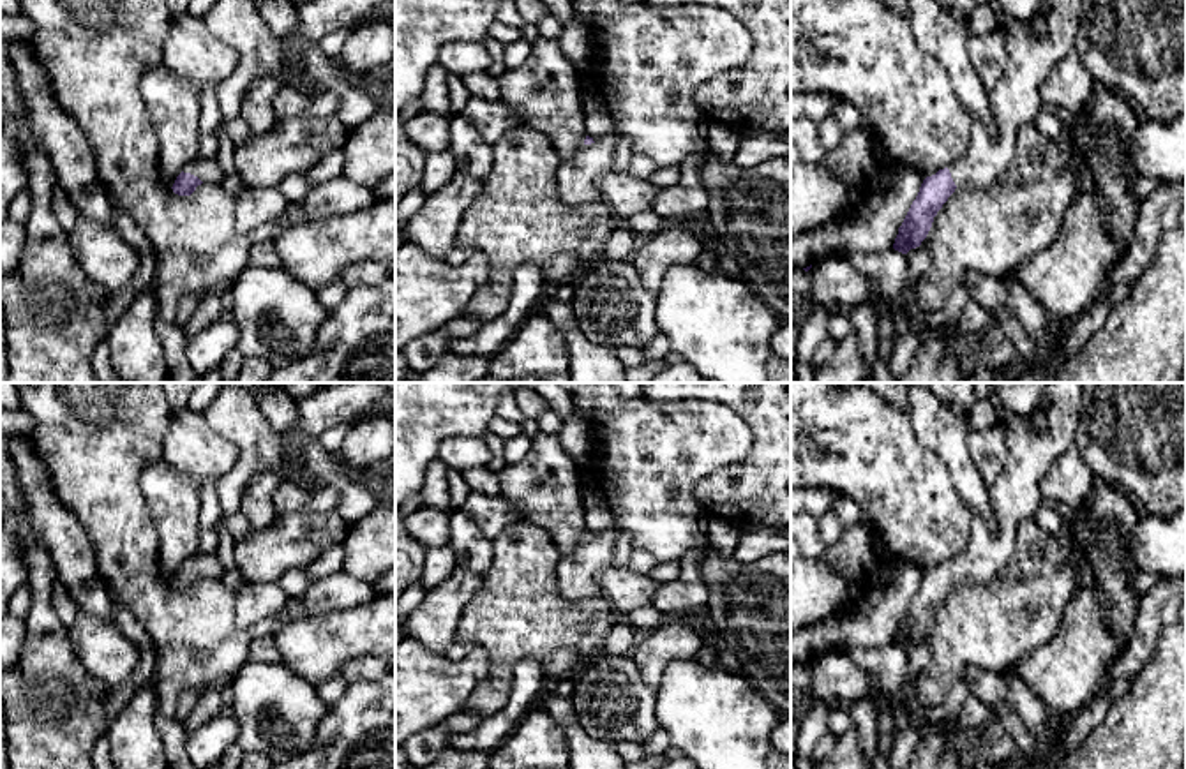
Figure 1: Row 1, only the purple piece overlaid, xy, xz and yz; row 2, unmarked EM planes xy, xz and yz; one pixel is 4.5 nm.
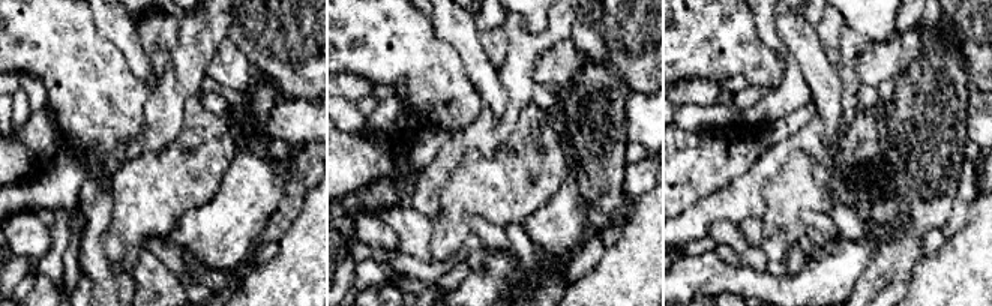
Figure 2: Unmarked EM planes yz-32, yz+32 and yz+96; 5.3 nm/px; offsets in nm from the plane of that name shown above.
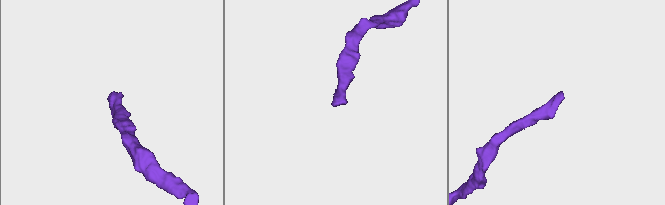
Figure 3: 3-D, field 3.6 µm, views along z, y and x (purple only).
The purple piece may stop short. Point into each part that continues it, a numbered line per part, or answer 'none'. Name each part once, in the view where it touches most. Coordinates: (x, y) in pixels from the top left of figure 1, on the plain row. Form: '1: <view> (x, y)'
1: xy (207, 565)

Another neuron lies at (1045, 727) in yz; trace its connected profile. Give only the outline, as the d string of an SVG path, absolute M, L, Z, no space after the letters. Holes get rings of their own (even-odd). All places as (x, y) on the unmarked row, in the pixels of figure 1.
M1013 668L1006 670L1004 679L1010 690L1010 704L1022 718L1025 728L1040 741L1050 743L1059 739L1066 730L1066 720L1050 714L1041 702L1015 676Z

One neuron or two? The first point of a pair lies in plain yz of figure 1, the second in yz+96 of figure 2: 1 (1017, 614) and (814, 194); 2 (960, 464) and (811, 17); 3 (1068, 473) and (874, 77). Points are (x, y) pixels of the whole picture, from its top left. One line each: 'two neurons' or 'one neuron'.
1: one neuron
2: two neurons
3: one neuron

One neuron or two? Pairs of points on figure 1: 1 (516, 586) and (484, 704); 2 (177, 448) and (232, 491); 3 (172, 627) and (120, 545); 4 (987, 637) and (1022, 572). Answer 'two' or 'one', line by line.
1: one
2: two
3: one
4: one

